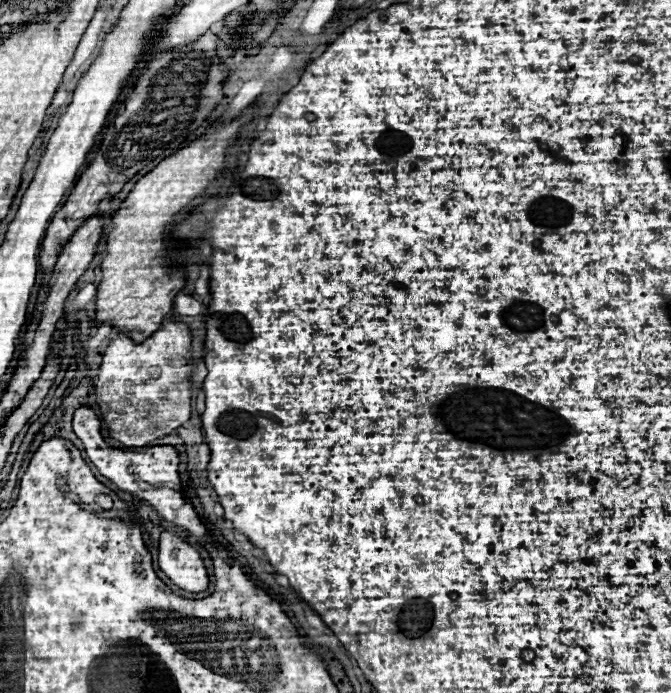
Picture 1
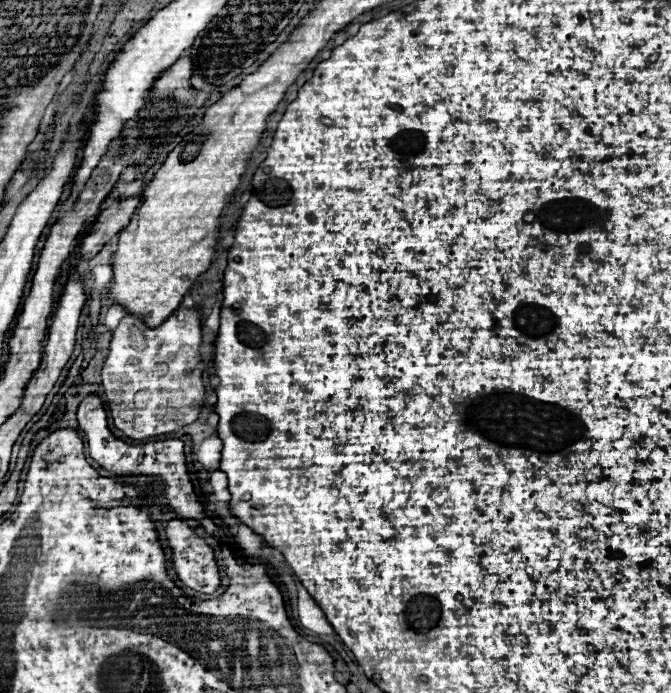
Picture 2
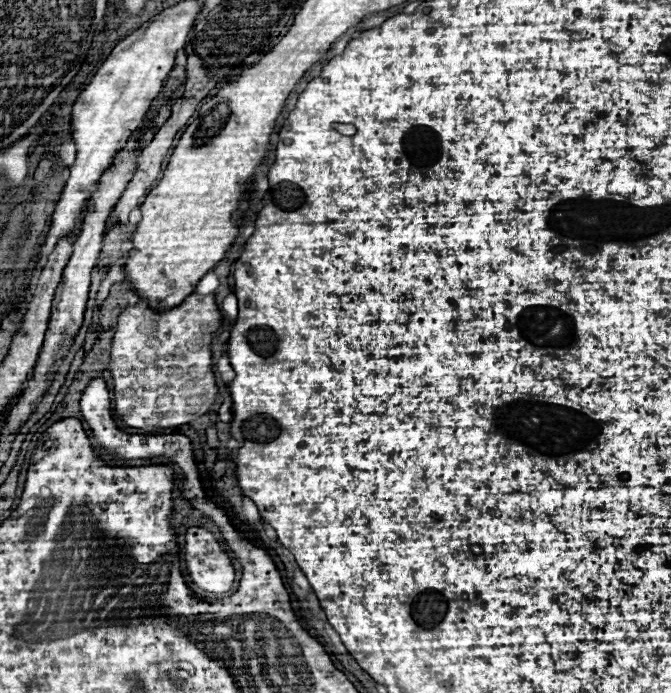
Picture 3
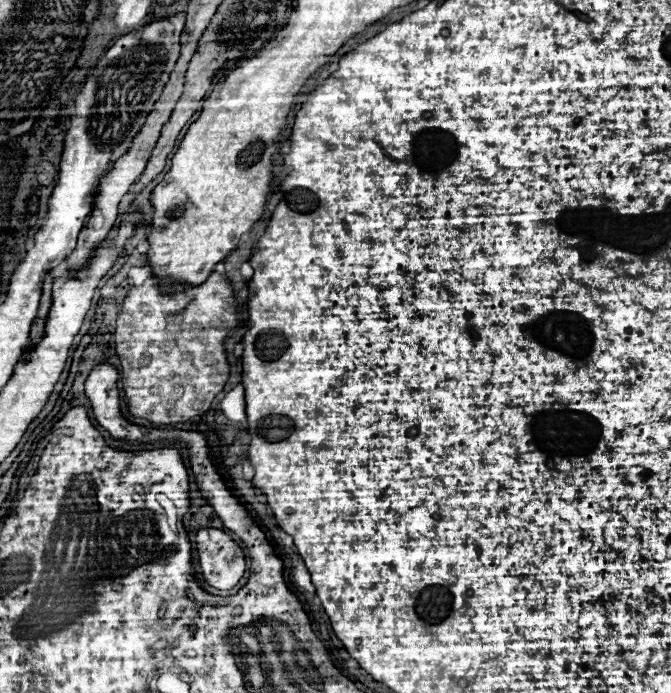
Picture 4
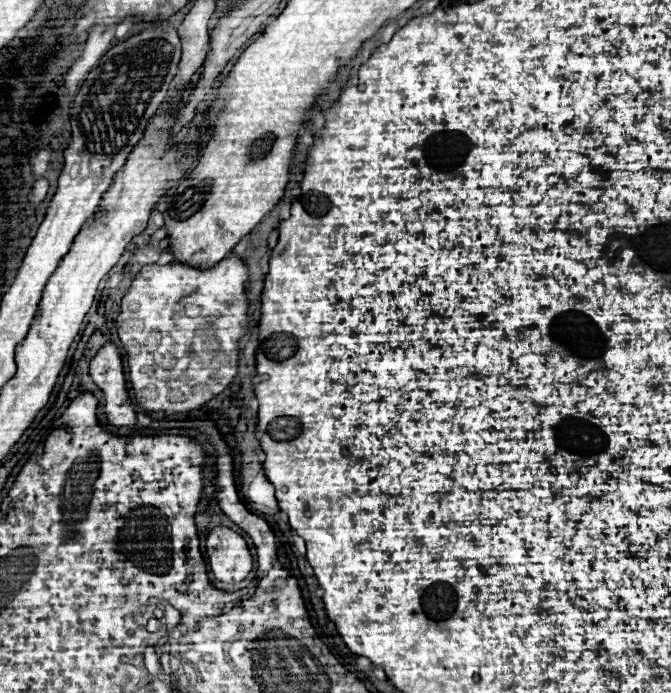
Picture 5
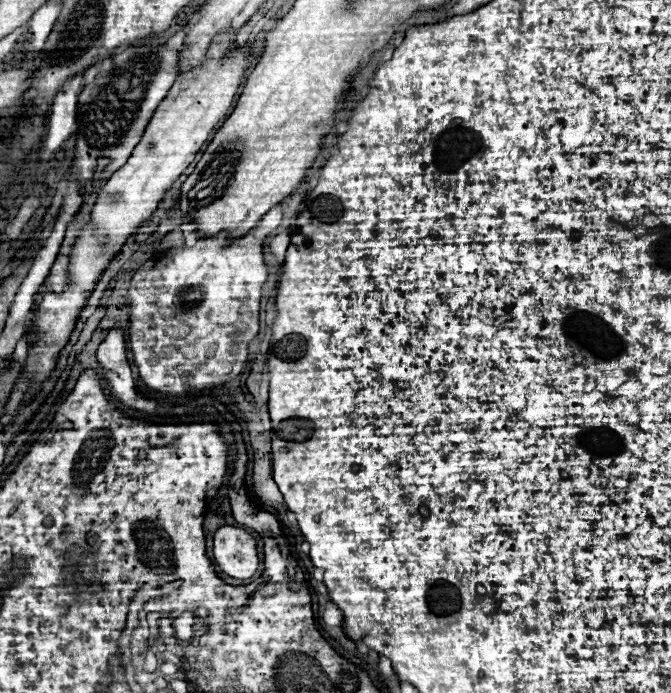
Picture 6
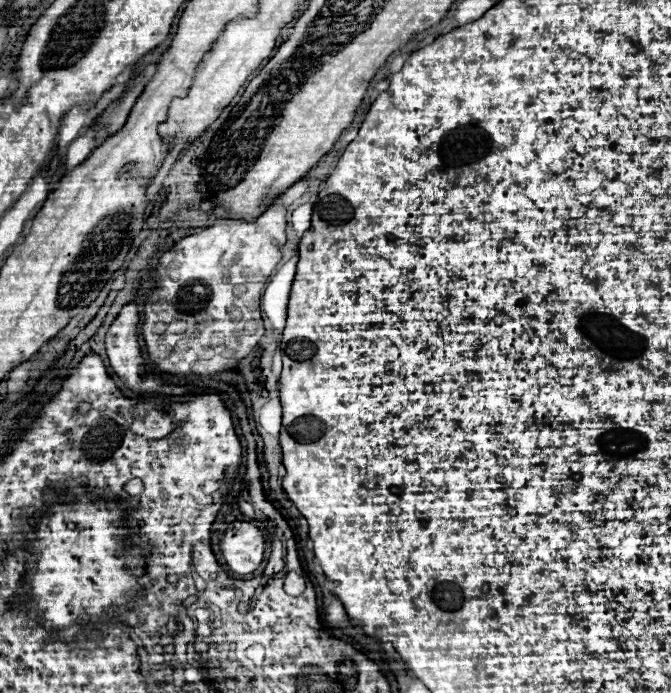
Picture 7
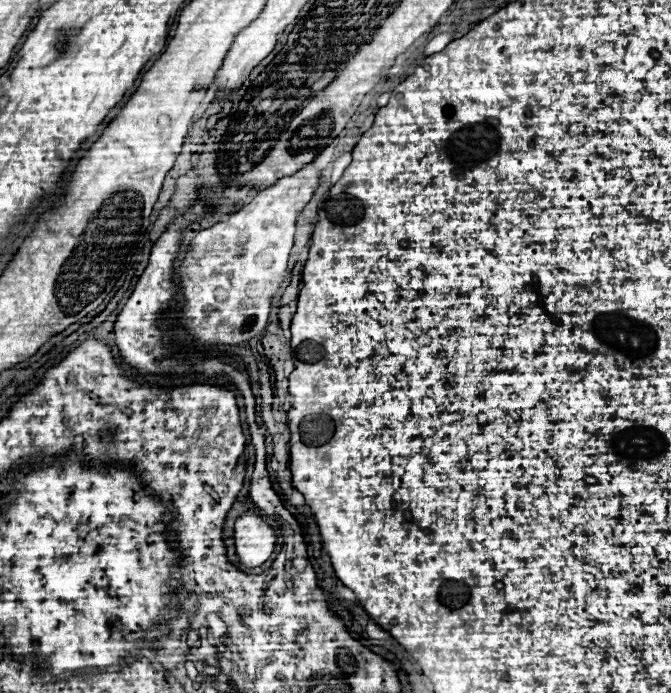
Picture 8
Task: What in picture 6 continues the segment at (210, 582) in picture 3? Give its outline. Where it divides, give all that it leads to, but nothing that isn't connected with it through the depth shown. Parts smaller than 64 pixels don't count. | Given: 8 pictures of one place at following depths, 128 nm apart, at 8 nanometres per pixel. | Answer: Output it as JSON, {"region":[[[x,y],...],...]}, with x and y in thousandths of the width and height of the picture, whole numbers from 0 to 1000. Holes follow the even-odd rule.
{"region":[[[328,759],[319,771],[319,808],[337,831],[373,834],[385,820],[382,779],[352,759]]]}

